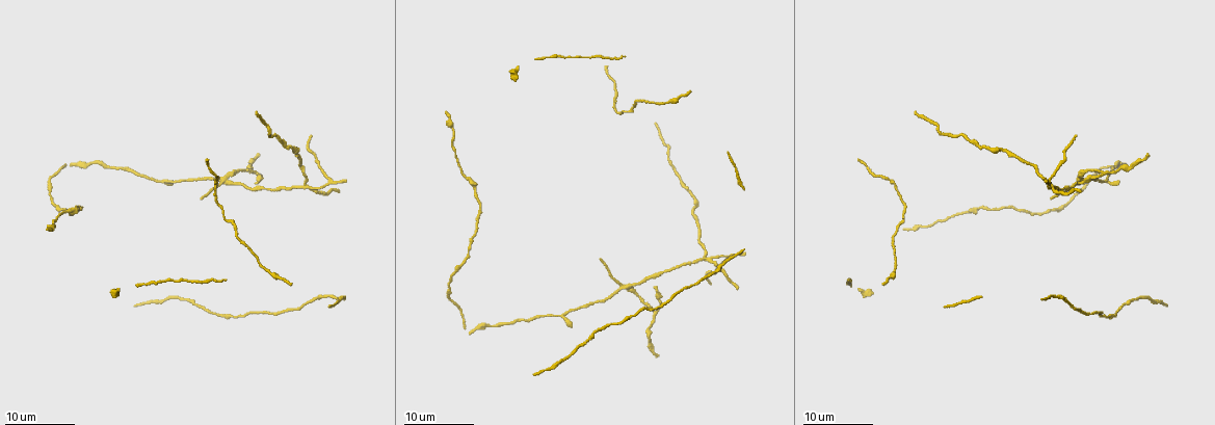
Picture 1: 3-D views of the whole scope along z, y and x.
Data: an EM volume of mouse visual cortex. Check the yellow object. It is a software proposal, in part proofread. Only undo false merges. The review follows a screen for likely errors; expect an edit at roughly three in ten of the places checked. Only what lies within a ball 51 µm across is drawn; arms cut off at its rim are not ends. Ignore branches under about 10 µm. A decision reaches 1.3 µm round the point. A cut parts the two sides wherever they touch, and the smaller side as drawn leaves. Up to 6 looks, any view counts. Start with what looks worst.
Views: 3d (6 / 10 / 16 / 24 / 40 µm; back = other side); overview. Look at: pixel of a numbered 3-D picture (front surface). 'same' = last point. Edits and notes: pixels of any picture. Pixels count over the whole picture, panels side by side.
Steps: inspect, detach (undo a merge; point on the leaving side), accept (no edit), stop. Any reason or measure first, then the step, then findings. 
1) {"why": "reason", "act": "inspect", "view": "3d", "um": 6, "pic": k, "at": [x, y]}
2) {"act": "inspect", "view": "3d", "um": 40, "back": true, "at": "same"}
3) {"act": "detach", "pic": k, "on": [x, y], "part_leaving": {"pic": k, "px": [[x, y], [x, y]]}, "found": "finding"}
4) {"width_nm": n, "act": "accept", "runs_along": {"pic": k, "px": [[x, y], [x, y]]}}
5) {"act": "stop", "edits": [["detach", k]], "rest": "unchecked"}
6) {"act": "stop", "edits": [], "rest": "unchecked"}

{"act": "inspect", "view": "3d", "um": 16, "pic": 1, "at": [306, 184]}

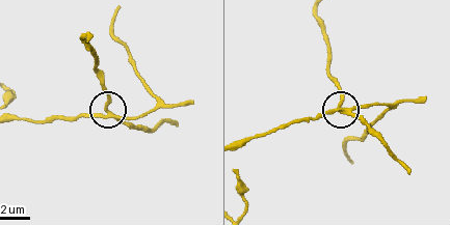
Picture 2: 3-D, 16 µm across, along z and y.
{"why": "zoom in", "act": "inspect", "view": "3d", "um": 6, "pic": 2, "at": [341, 109]}

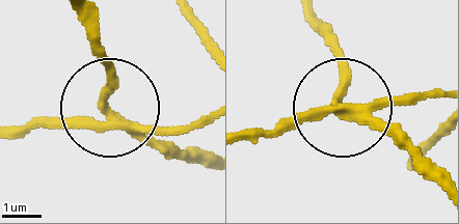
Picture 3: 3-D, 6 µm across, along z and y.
{"act": "inspect", "view": "3d", "um": 6, "back": true, "pic": 3, "at": [338, 106]}

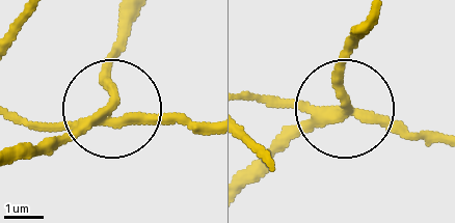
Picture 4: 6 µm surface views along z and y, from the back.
{"arms": 3, "act": "detach", "pic": 4, "on": [45, 138], "part_leaving": {"pic": 4, "px": [[96, 112], [132, 17]]}, "found": "two neurons meet here"}

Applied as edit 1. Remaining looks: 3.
{"why": "redraw", "act": "inspect", "view": "overview"}

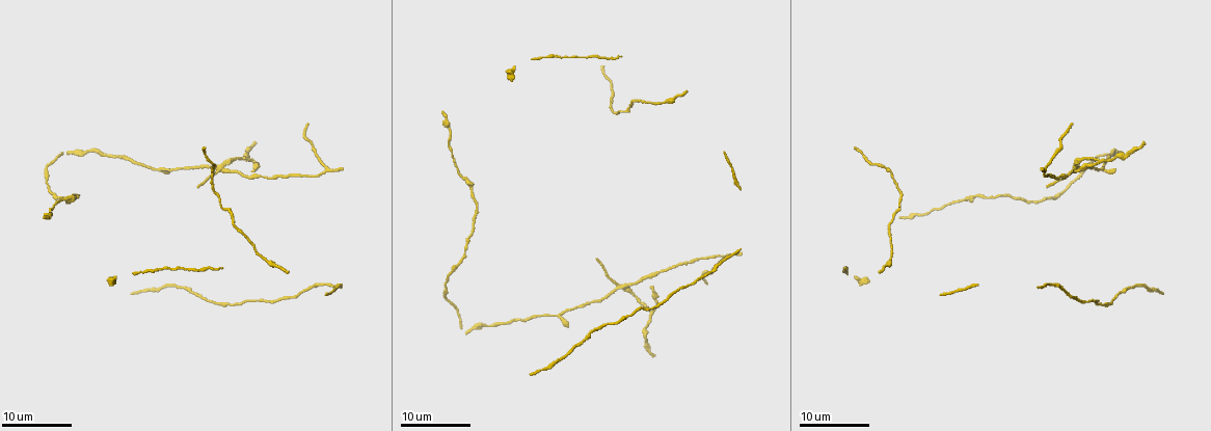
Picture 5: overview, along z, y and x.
{"why": "looks like a crossing", "act": "inspect", "view": "3d", "um": 24, "pic": 5, "at": [622, 286]}

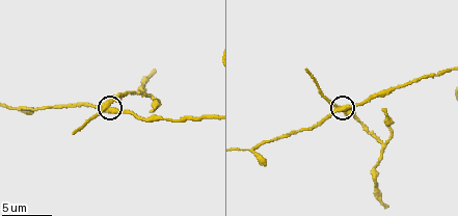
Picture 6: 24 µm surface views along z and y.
{"act": "inspect", "view": "3d", "um": 6, "pic": 6, "at": [341, 108]}

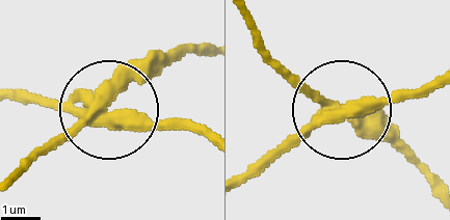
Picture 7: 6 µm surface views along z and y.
{"side_arm_um": 14, "act": "detach", "pic": 7, "on": [130, 60], "part_leaving": {"pic": 7, "px": [[96, 102], [202, 53]]}, "found": "two neurons meet here"}

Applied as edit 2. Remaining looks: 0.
{"act": "stop", "edits": [["detach", 4], ["detach", 7]], "rest": "unchecked"}

